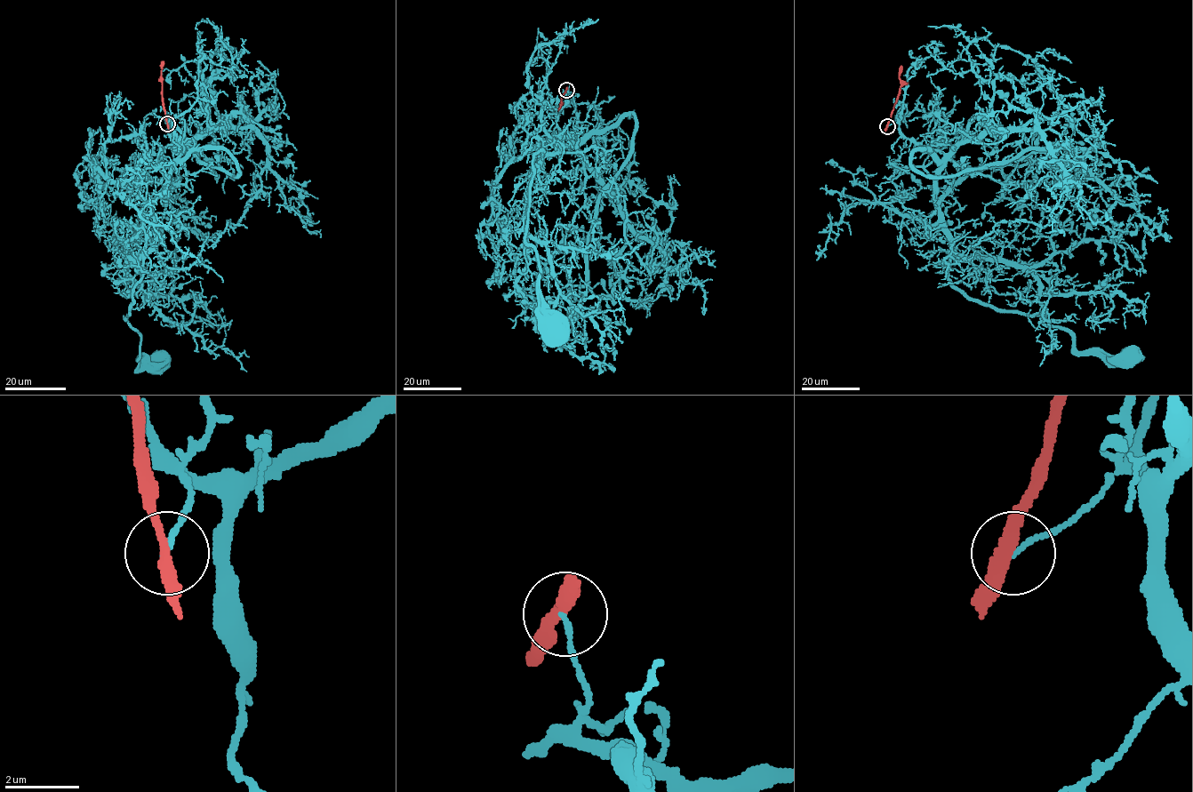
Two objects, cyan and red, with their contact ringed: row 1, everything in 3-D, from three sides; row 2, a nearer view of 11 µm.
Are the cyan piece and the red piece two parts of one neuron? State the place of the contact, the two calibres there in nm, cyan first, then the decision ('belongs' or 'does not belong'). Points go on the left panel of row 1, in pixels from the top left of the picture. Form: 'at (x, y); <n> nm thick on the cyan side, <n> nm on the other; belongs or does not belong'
at (167, 124); 110 nm thick on the cyan side, 280 nm on the other; does not belong

